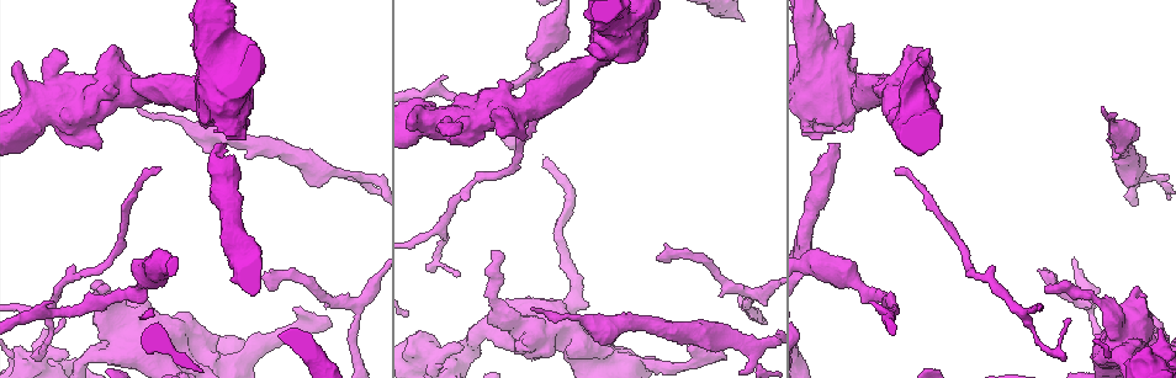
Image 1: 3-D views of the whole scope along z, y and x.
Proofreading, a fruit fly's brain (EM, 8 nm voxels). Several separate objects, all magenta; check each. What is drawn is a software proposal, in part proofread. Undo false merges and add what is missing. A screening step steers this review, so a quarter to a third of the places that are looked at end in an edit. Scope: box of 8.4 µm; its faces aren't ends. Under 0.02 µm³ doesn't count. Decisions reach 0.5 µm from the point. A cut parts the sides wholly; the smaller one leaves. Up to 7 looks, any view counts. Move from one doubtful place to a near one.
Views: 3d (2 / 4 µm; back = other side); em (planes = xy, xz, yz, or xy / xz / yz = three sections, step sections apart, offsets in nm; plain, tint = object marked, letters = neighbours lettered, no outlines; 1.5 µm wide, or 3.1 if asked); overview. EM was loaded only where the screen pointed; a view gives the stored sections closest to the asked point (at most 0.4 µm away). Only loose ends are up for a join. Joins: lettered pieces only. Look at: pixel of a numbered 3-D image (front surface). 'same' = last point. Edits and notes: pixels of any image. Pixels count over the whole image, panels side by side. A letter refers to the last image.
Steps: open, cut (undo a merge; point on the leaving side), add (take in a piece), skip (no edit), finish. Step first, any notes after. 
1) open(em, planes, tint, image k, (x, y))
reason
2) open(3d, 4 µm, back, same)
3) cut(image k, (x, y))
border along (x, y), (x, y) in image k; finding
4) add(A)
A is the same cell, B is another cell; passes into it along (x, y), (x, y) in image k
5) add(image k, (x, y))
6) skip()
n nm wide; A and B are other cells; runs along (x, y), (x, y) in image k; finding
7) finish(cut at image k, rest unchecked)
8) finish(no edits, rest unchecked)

open(3d, 2 µm, back, image 1, (329, 322))
free end

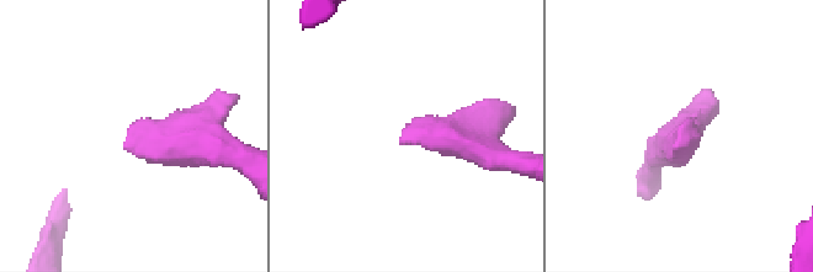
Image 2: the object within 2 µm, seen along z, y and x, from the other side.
open(em, planes, letters, image 2, (130, 133))

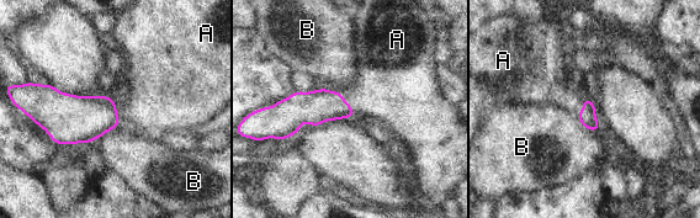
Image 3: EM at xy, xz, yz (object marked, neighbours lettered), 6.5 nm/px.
add(A)
A is the same cell, B is another cell; passes into it along (318, 106), (343, 97), (380, 90) in image 3; the cell continues

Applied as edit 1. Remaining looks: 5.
open(em, planes, plain, image 1, (630, 364))
abrupt turn

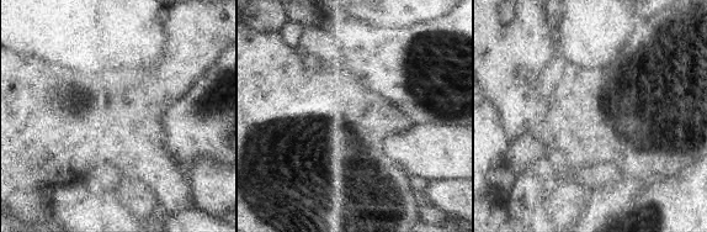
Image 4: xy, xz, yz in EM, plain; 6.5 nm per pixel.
open(em, planes, letters, same)
see the neighbours

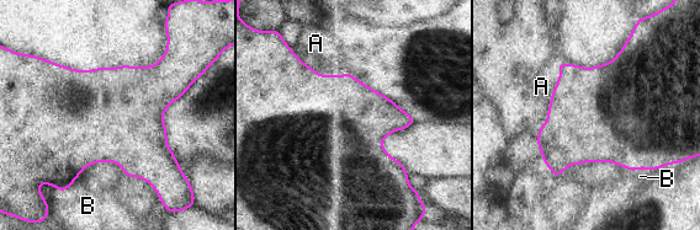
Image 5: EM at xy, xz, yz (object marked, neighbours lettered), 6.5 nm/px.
skip()
A touches over 460 nm; A and B are other cells; border along (293, 53), (321, 74), (358, 80) in image 5; one cell here

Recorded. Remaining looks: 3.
open(em, planes, letters, image 1, (598, 50))
sudden change in width

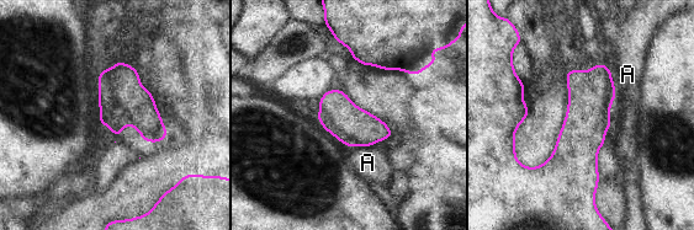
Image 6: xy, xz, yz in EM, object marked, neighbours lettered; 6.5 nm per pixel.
skip()
260 nm wide; A is another cell; runs along (599, 67), (579, 139), (579, 191) in image 6; all the same cell

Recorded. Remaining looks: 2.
finish(add at image 3, rest unchecked)

